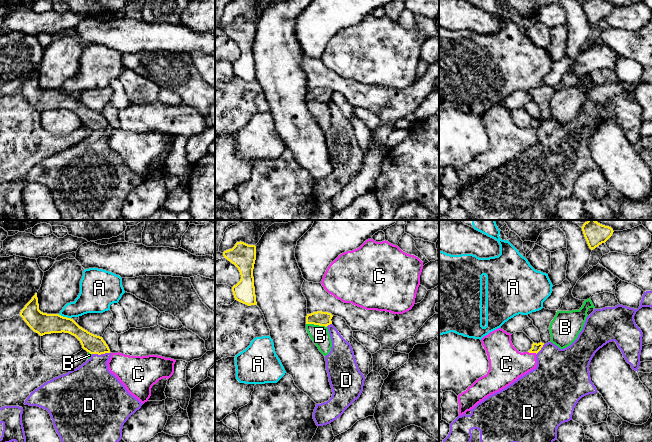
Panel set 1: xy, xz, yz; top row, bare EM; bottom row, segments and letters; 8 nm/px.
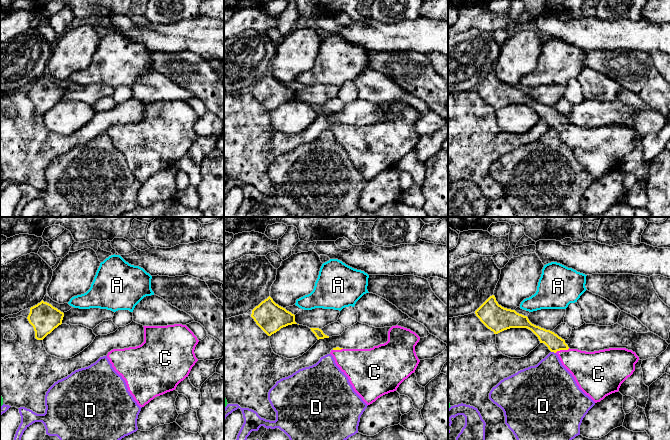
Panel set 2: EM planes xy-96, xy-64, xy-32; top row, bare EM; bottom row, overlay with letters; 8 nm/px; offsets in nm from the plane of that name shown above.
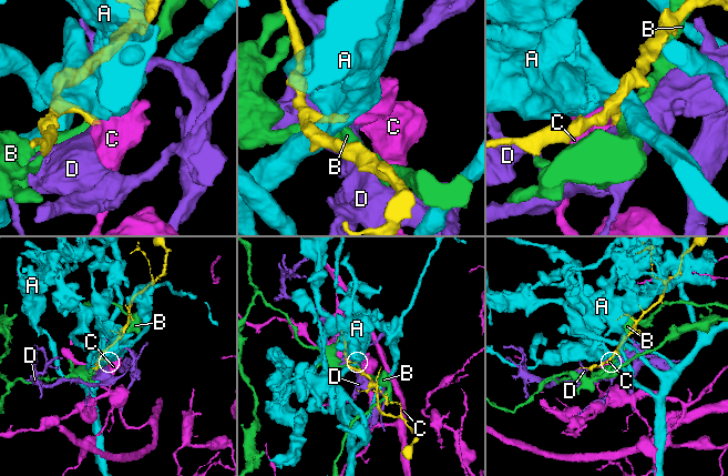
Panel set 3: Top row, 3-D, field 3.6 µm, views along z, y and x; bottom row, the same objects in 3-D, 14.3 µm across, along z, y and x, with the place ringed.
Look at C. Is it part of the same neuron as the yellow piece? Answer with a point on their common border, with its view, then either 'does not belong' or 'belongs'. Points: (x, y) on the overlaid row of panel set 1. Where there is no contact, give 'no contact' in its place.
yz (532, 352) | belongs

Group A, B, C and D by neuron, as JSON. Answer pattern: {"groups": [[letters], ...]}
{"groups": [["A"], ["B"], ["C"], ["D"]]}

